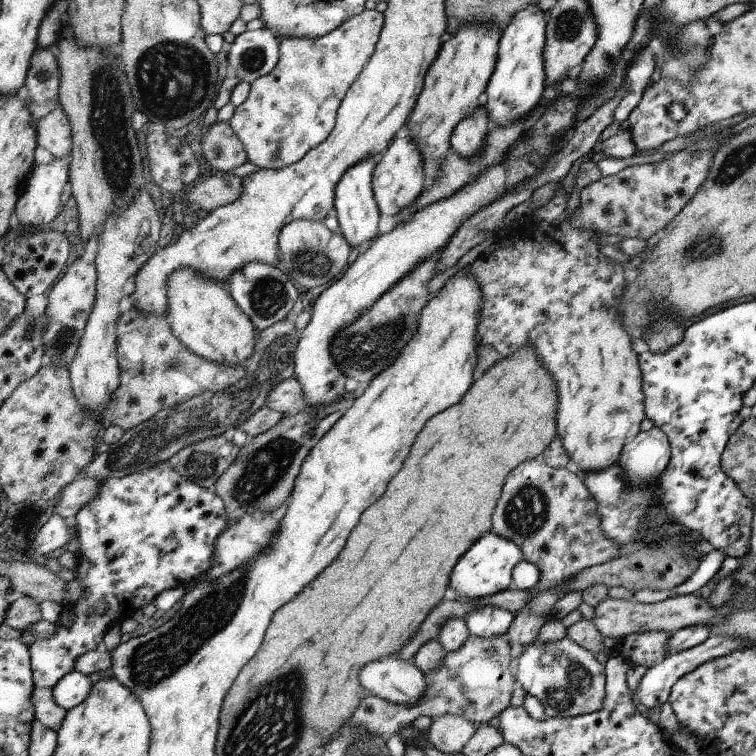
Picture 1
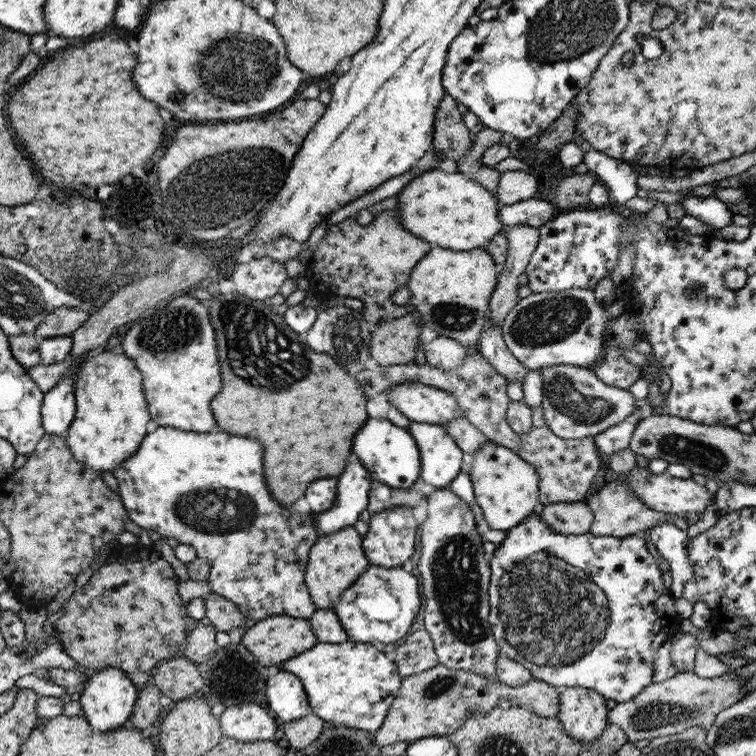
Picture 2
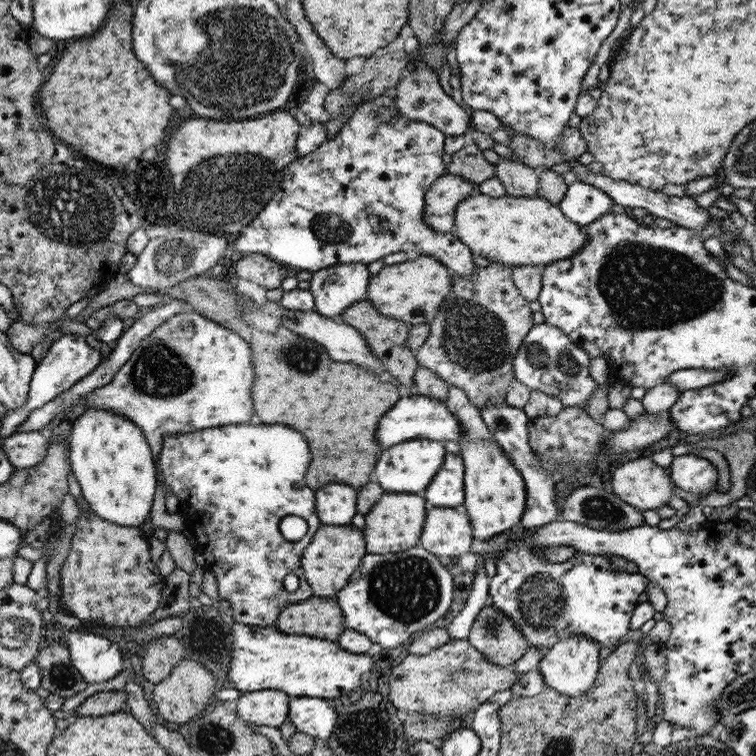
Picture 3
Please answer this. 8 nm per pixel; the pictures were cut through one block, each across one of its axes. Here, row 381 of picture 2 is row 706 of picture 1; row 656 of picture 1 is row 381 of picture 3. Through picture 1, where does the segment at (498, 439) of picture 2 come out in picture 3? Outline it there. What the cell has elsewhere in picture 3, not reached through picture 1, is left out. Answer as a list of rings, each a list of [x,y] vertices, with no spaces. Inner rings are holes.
[[[492,262],[469,274],[453,274],[452,292],[428,324],[430,333],[415,351],[419,366],[431,370],[441,382],[465,392],[481,412],[484,405],[502,405],[507,397],[513,373],[513,360],[524,337],[535,325],[530,301],[516,288],[511,277],[513,267]]]

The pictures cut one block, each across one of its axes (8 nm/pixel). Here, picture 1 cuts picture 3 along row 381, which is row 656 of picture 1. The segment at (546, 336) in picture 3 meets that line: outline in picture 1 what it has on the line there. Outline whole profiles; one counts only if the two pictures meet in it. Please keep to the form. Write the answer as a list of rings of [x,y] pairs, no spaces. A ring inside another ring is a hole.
[[[568,637],[556,642],[540,642],[526,646],[522,654],[514,660],[517,686],[529,696],[540,700],[549,718],[576,718],[598,712],[606,698],[606,668],[598,662],[595,654],[584,650]]]

